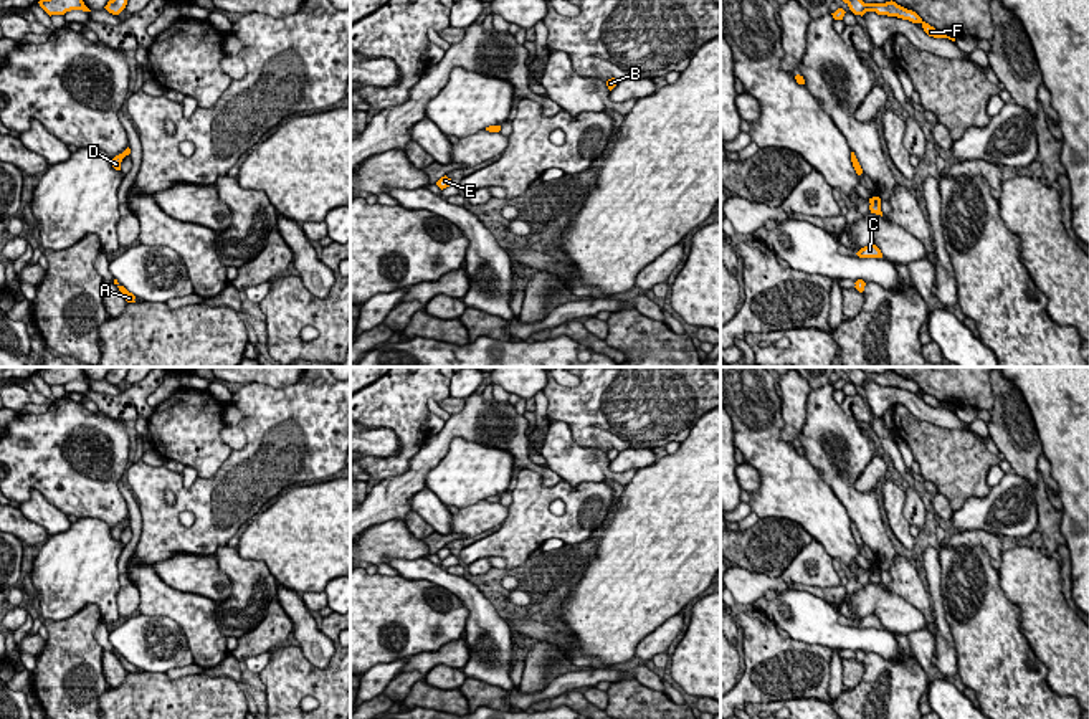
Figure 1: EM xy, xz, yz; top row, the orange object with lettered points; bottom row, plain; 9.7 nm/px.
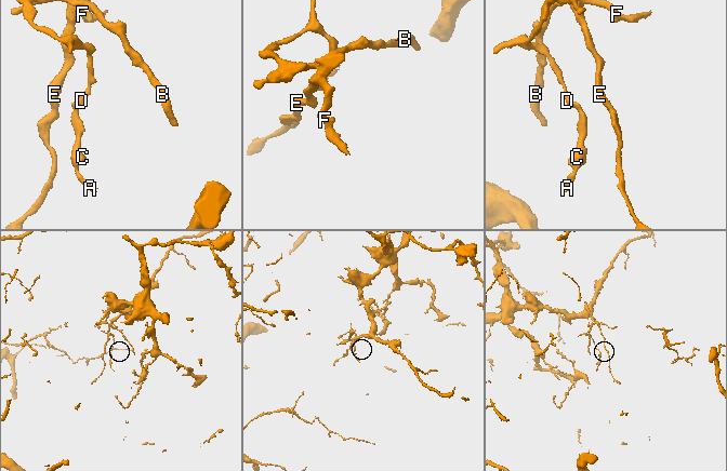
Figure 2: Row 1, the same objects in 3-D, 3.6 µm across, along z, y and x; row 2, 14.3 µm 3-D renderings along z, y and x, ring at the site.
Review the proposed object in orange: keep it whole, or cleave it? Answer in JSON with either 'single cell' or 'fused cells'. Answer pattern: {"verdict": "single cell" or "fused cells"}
{"verdict": "fused cells"}

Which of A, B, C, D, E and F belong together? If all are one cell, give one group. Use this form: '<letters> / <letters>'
A C D / B E F

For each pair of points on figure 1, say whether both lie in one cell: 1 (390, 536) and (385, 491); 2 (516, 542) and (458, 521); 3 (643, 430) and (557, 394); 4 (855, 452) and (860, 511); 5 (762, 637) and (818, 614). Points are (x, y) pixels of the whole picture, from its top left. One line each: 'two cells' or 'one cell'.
1: two cells
2: two cells
3: one cell
4: one cell
5: two cells

